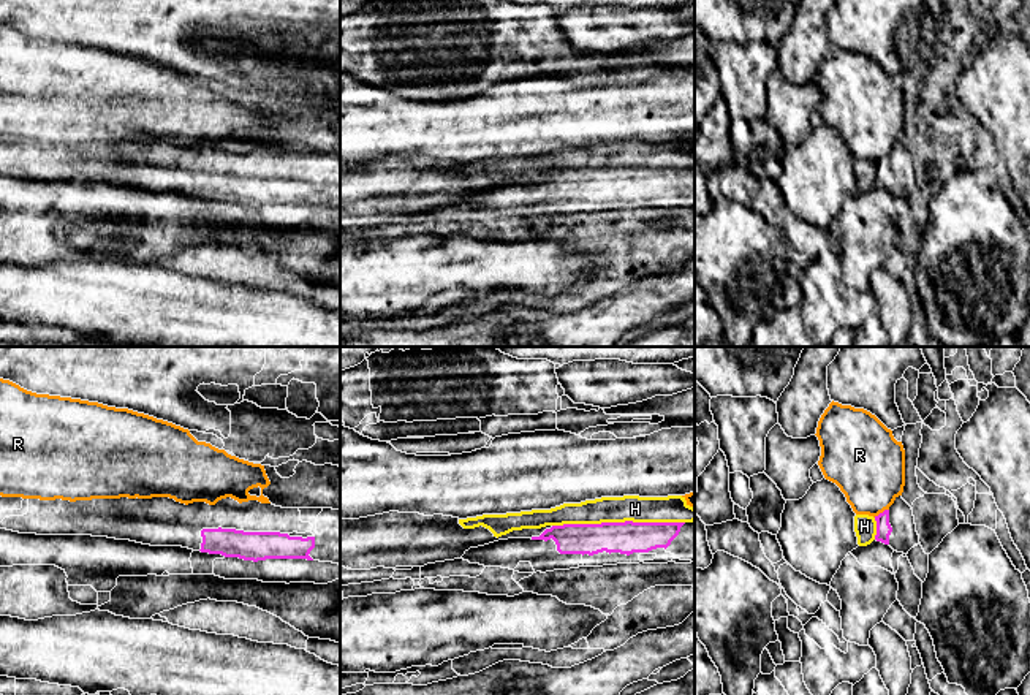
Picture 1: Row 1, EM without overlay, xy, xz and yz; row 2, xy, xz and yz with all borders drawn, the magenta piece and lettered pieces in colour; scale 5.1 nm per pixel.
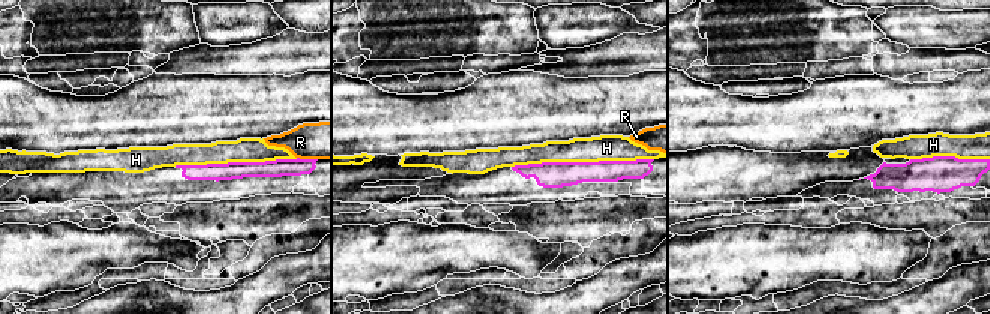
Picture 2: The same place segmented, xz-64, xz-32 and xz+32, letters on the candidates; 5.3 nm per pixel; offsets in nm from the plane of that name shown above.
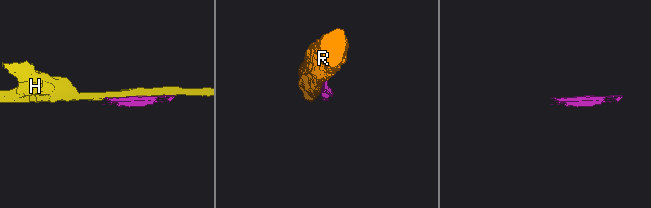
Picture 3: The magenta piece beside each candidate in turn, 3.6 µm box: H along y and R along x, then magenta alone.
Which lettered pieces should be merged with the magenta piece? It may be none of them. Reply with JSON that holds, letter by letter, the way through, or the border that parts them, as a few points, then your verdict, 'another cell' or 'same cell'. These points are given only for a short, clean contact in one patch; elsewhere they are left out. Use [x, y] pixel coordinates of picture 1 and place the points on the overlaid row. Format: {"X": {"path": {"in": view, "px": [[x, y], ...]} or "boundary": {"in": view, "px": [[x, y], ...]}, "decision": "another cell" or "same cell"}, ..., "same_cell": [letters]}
{"H": {"decision": "another cell"}, "R": {"decision": "another cell"}, "same_cell": []}

